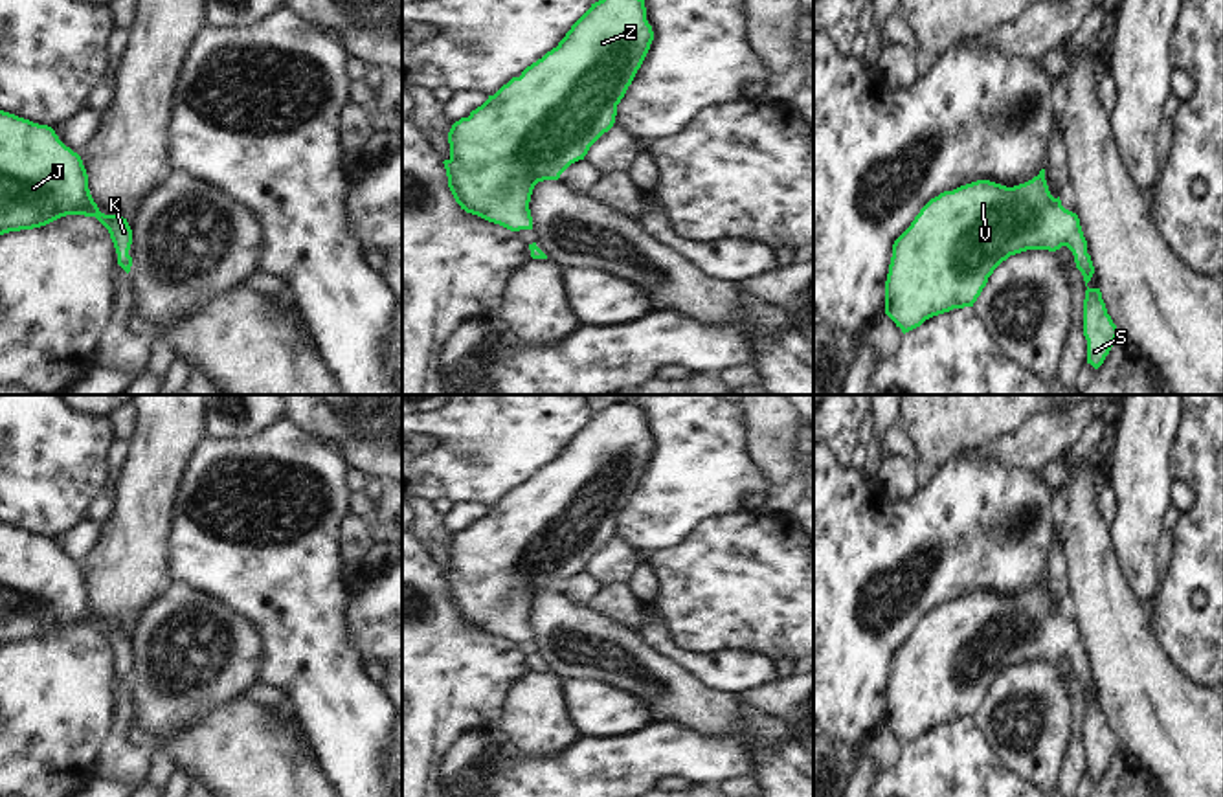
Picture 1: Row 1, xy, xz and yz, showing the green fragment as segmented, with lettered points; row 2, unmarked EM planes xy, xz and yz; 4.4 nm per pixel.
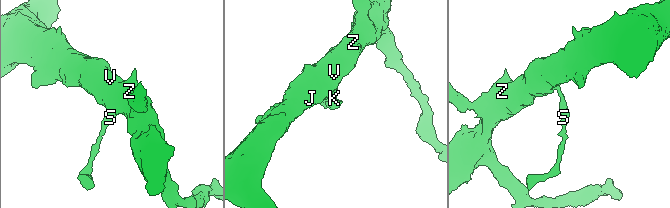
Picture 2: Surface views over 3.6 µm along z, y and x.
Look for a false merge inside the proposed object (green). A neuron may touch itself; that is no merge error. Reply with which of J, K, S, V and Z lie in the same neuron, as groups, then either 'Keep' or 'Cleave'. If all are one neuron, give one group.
Groups: J K S V Z. Keep

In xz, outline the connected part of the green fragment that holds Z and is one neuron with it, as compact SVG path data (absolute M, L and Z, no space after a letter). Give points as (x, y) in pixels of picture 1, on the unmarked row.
M617 400L591 415L556 459L455 533L448 544L450 569L443 575L461 621L511 643L533 641L529 613L534 597L558 591L613 538L617 516L652 452L645 410Z

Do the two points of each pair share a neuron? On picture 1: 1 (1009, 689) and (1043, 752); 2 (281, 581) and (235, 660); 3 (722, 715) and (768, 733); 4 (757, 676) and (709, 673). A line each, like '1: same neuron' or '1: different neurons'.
1: same neuron
2: different neurons
3: different neurons
4: same neuron

